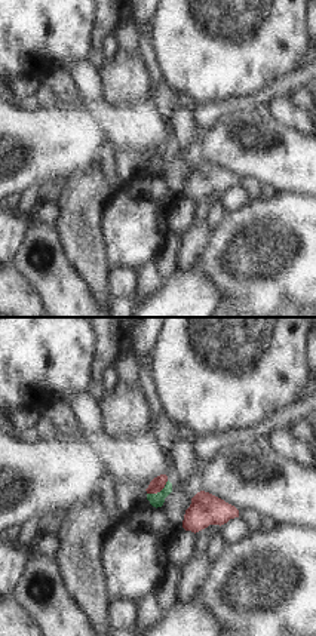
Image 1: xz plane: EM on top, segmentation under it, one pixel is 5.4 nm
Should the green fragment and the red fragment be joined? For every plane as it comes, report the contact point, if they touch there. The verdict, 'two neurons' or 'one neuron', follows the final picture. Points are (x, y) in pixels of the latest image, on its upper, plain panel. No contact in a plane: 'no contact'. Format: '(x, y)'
(158, 160)

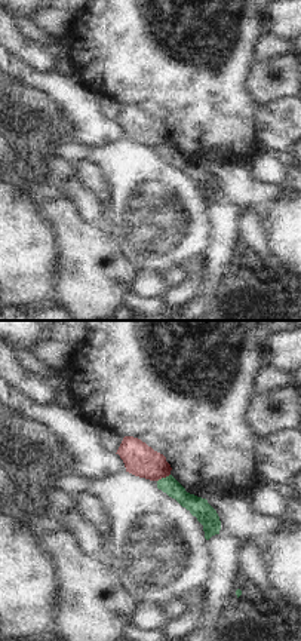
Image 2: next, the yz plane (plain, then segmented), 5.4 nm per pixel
(163, 146)

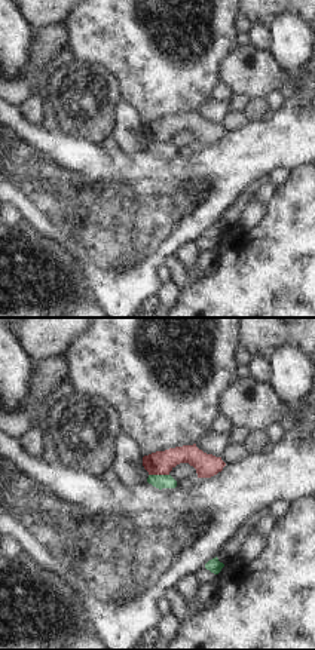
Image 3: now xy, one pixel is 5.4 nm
(159, 143)

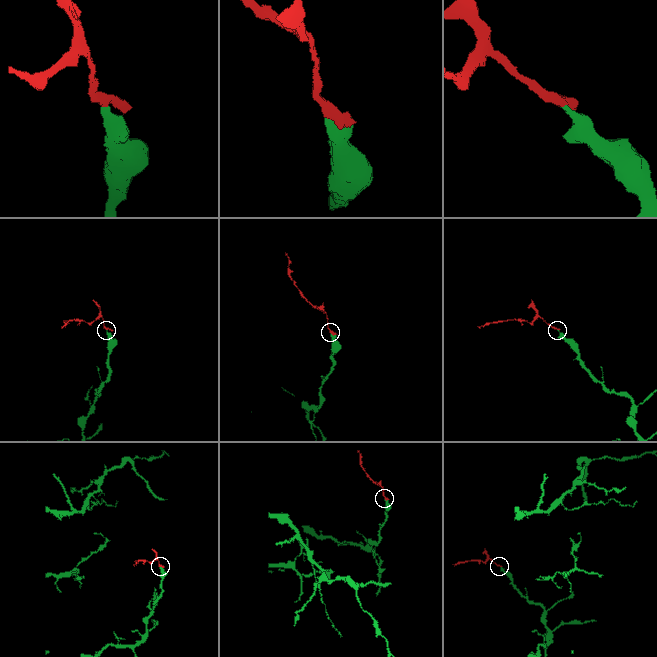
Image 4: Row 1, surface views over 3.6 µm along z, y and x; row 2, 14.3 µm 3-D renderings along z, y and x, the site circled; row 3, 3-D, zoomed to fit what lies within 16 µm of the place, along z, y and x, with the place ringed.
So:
two neurons

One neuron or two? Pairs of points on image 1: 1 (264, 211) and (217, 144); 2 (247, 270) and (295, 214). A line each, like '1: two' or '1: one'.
1: two
2: one

